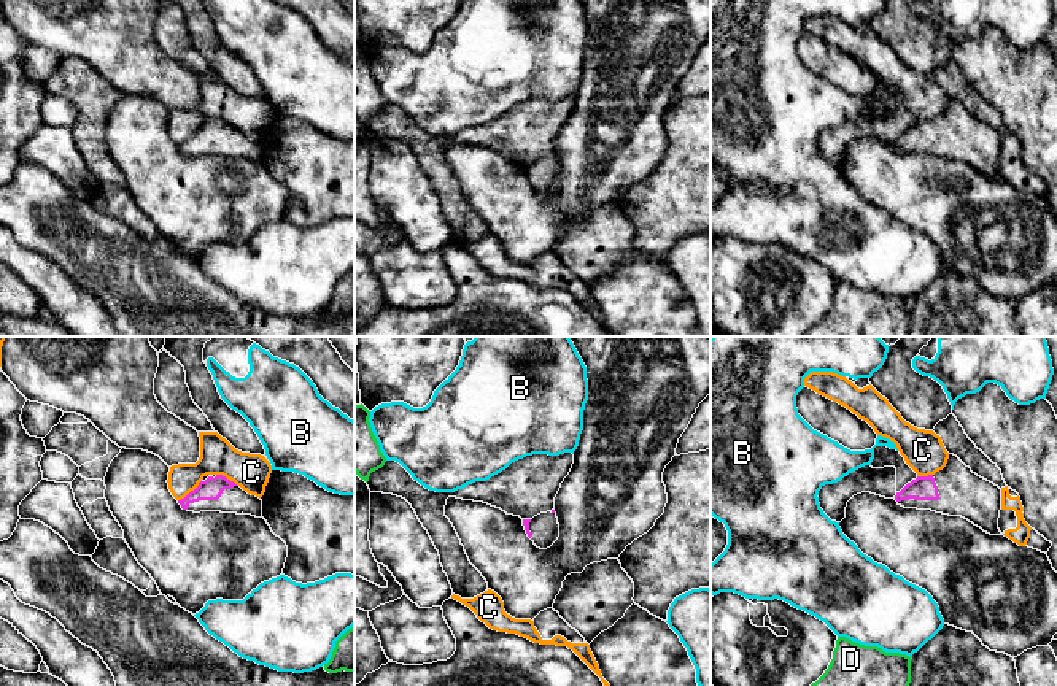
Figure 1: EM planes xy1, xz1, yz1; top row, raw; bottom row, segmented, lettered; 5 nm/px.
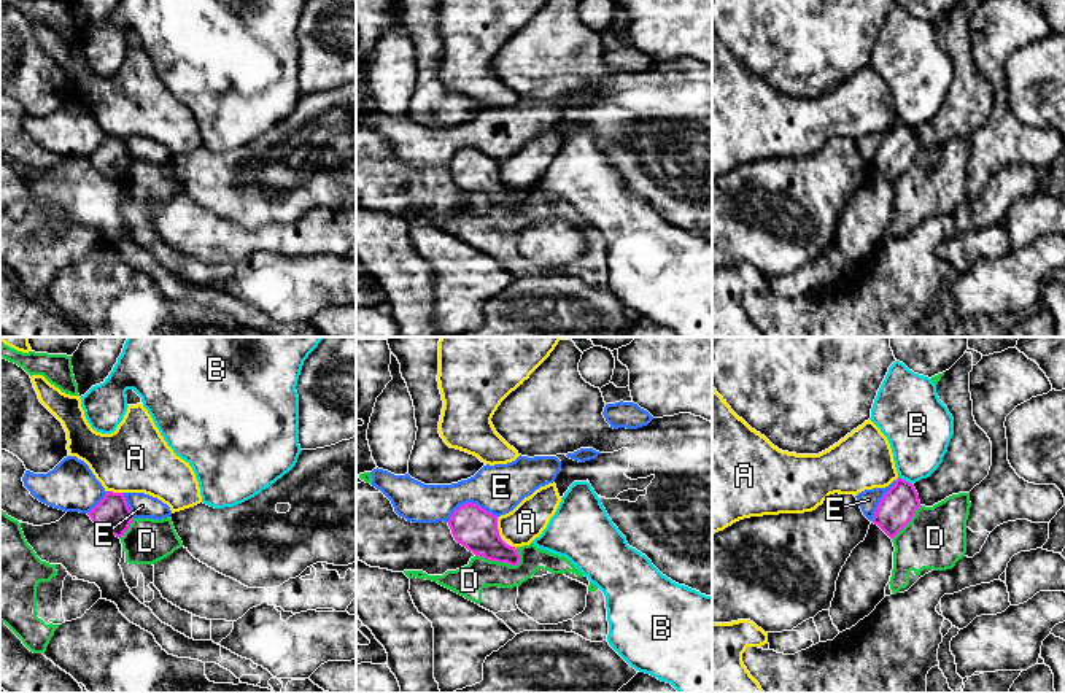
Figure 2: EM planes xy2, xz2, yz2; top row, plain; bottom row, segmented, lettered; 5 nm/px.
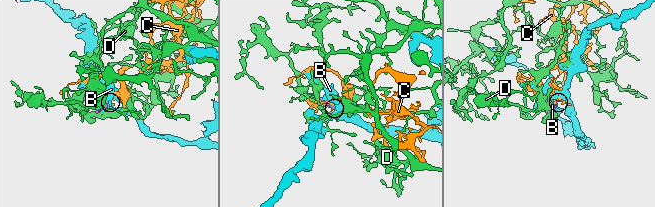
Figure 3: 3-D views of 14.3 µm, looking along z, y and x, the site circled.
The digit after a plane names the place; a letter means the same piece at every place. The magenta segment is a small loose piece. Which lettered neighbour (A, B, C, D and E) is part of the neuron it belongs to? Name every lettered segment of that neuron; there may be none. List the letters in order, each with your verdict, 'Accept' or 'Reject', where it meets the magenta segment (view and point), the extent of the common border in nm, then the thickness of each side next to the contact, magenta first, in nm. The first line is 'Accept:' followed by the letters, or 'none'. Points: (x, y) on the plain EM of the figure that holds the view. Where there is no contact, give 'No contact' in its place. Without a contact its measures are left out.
Accept: none
A: Reject. Touches magenta at xz2 (496, 170). Shared border 110 nm. Thickness 220 nm (magenta) against 190 nm
B: Reject. Touches magenta at yz2 (905, 124). Shared border 80 nm. Thickness 180 nm (magenta) against 320 nm
C: Reject. Touches magenta at xy1 (191, 135). Shared border 160 nm. Thickness 110 nm (magenta) against 180 nm
D: Reject. Touches magenta at xz2 (498, 205). Shared border 240 nm. Thickness 220 nm (magenta) against 160 nm
E: Reject. Touches magenta at xz2 (469, 147). Shared border 260 nm. Thickness 220 nm (magenta) against 240 nm

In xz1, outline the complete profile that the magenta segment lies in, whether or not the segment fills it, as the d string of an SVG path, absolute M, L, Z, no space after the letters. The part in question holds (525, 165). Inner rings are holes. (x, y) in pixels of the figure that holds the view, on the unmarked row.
M555 154L540 157L532 164L523 164L525 175L540 194L550 192L559 181L559 168Z

